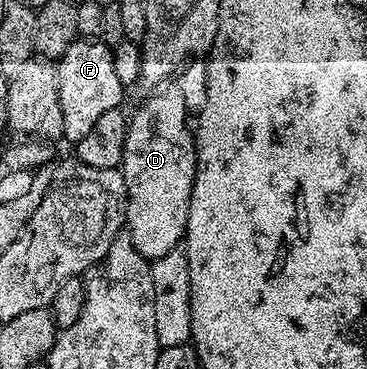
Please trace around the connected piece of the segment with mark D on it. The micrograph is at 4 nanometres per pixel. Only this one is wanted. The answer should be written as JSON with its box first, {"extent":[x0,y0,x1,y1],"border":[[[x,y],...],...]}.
{"extent":[121,59,207,262],"border":[[[196,59],[184,65],[156,93],[159,94],[149,98],[135,114],[133,112],[130,114],[121,166],[127,188],[125,233],[130,237],[133,247],[137,247],[137,251],[141,251],[141,255],[150,262],[156,261],[161,255],[169,255],[169,251],[180,248],[187,231],[191,192],[195,187],[197,168],[195,126],[199,112],[205,107],[207,99],[206,64]]]}

